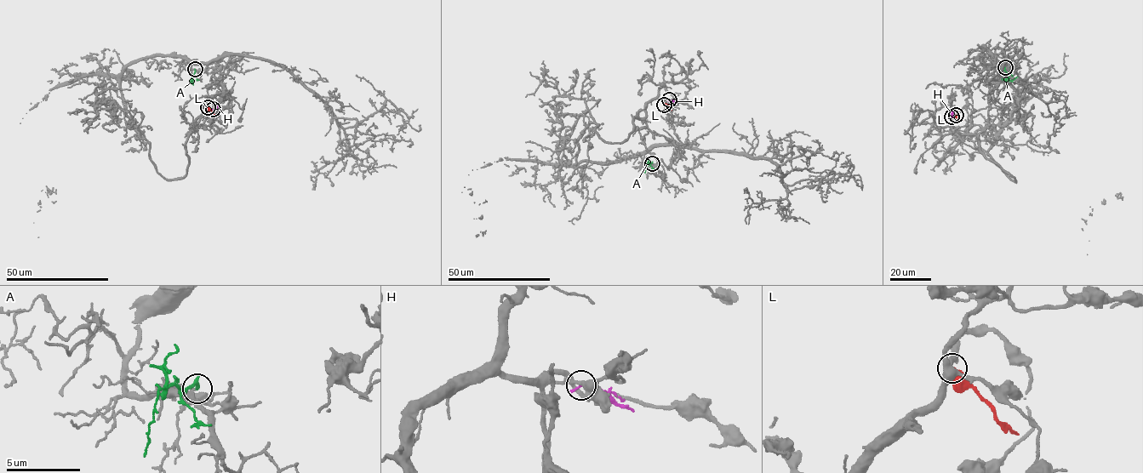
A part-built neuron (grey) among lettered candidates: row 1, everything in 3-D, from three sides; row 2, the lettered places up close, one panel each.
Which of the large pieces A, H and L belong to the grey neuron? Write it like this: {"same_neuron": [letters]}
{"same_neuron": ["A"]}

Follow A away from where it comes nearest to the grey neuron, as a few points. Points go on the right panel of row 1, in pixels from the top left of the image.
A: (1004, 67), (1009, 81), (1017, 76)

